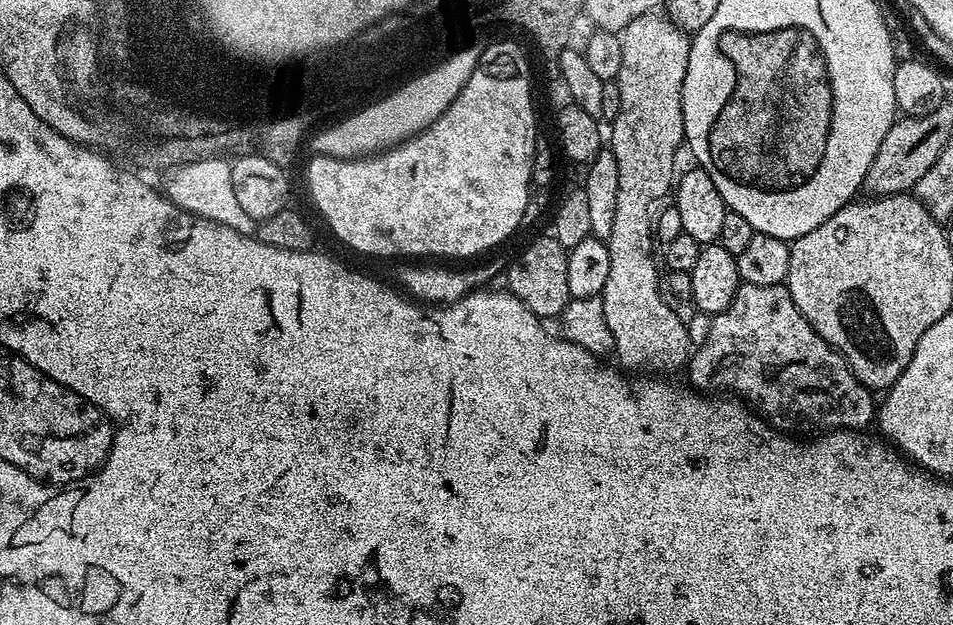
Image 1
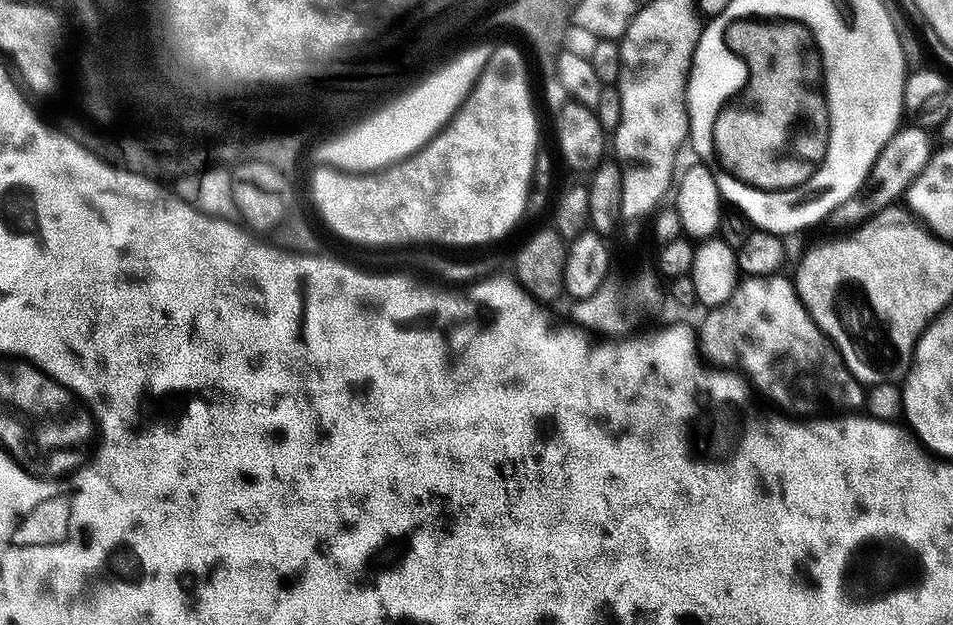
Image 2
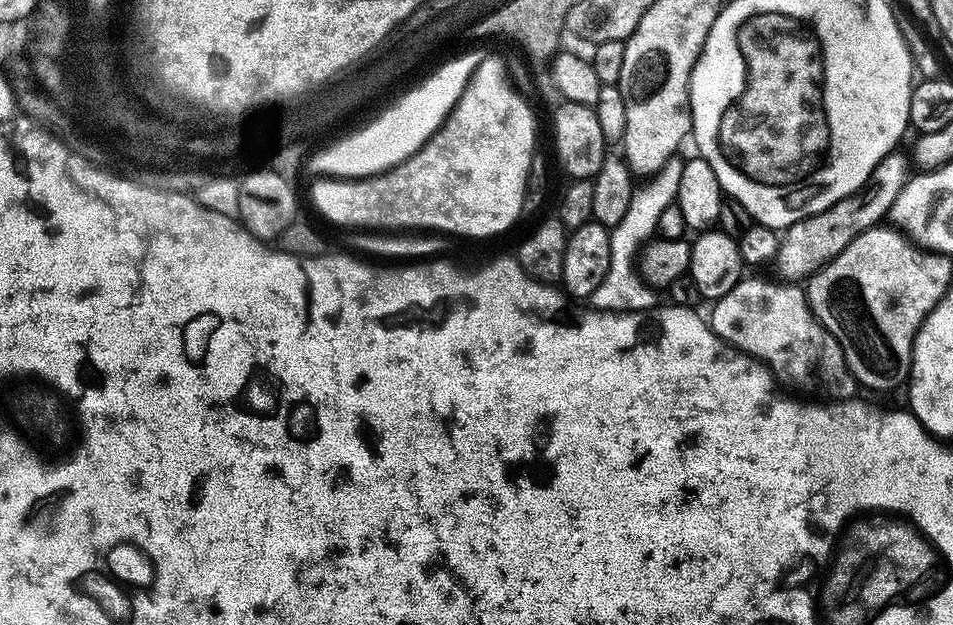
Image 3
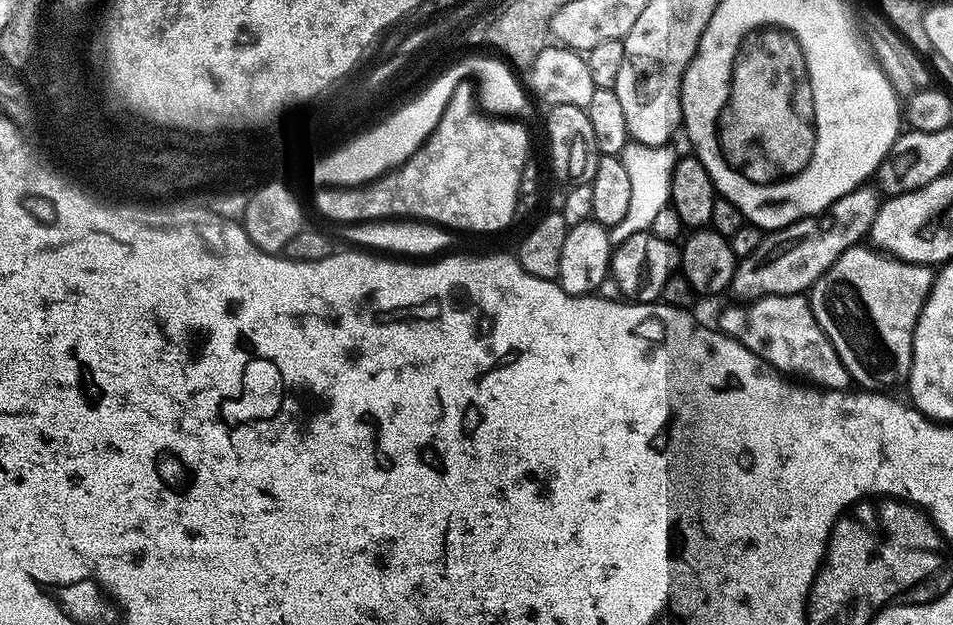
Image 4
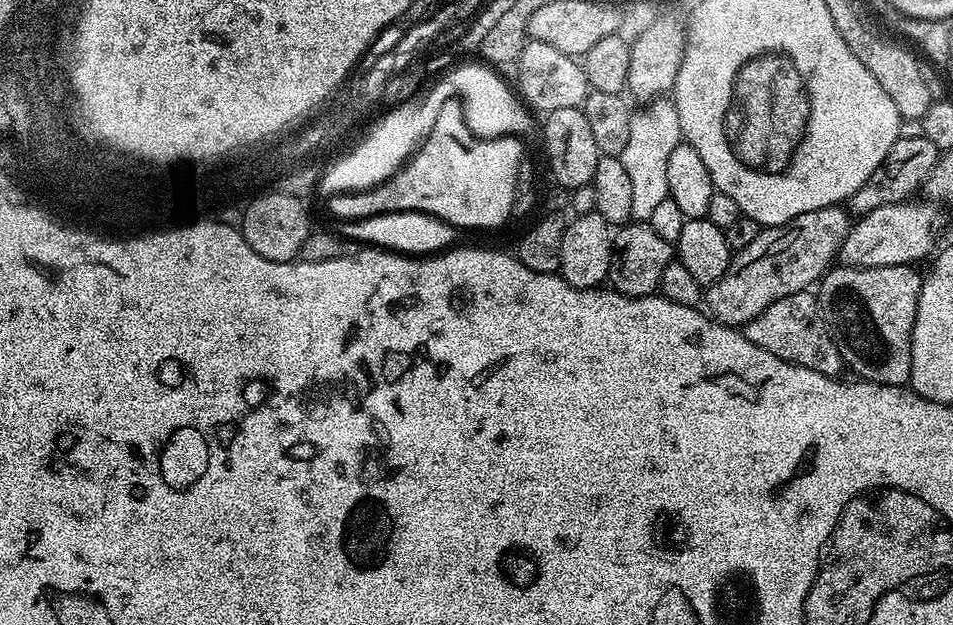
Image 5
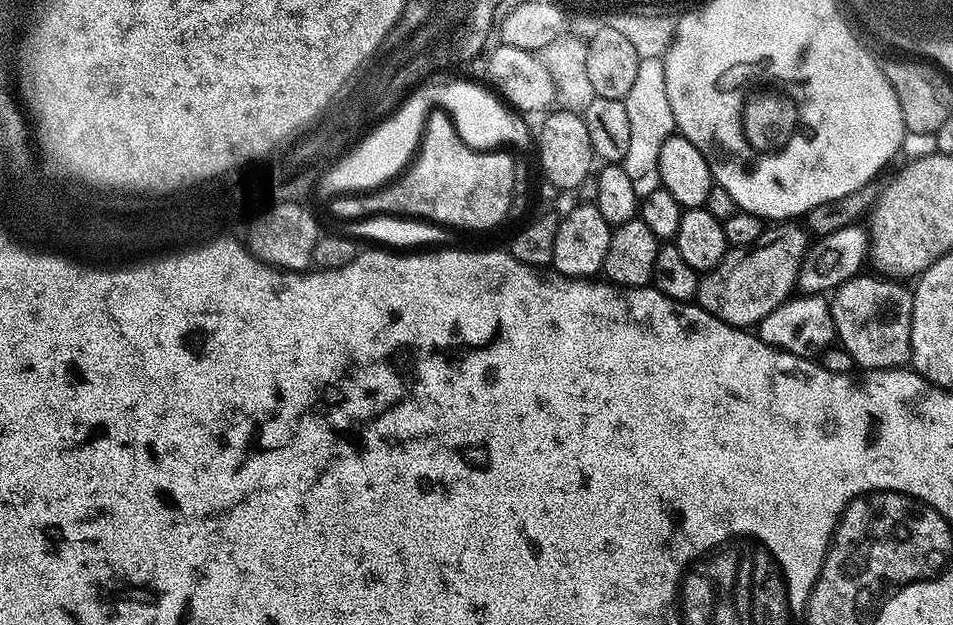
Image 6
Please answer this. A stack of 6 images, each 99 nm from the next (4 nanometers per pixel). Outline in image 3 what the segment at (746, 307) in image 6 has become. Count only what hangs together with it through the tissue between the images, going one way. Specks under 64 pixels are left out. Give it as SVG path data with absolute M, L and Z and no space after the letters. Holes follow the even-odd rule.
M896 150L889 152L856 192L834 202L834 206L817 216L808 216L783 229L774 267L784 275L781 277L785 281L807 281L838 254L842 254L842 250L846 250L846 246L850 246L850 242L854 242L858 234L877 227L887 217L888 211L894 206L894 198L898 198L898 194L904 189L904 183L910 179L909 163L906 160L904 162L898 153Z

